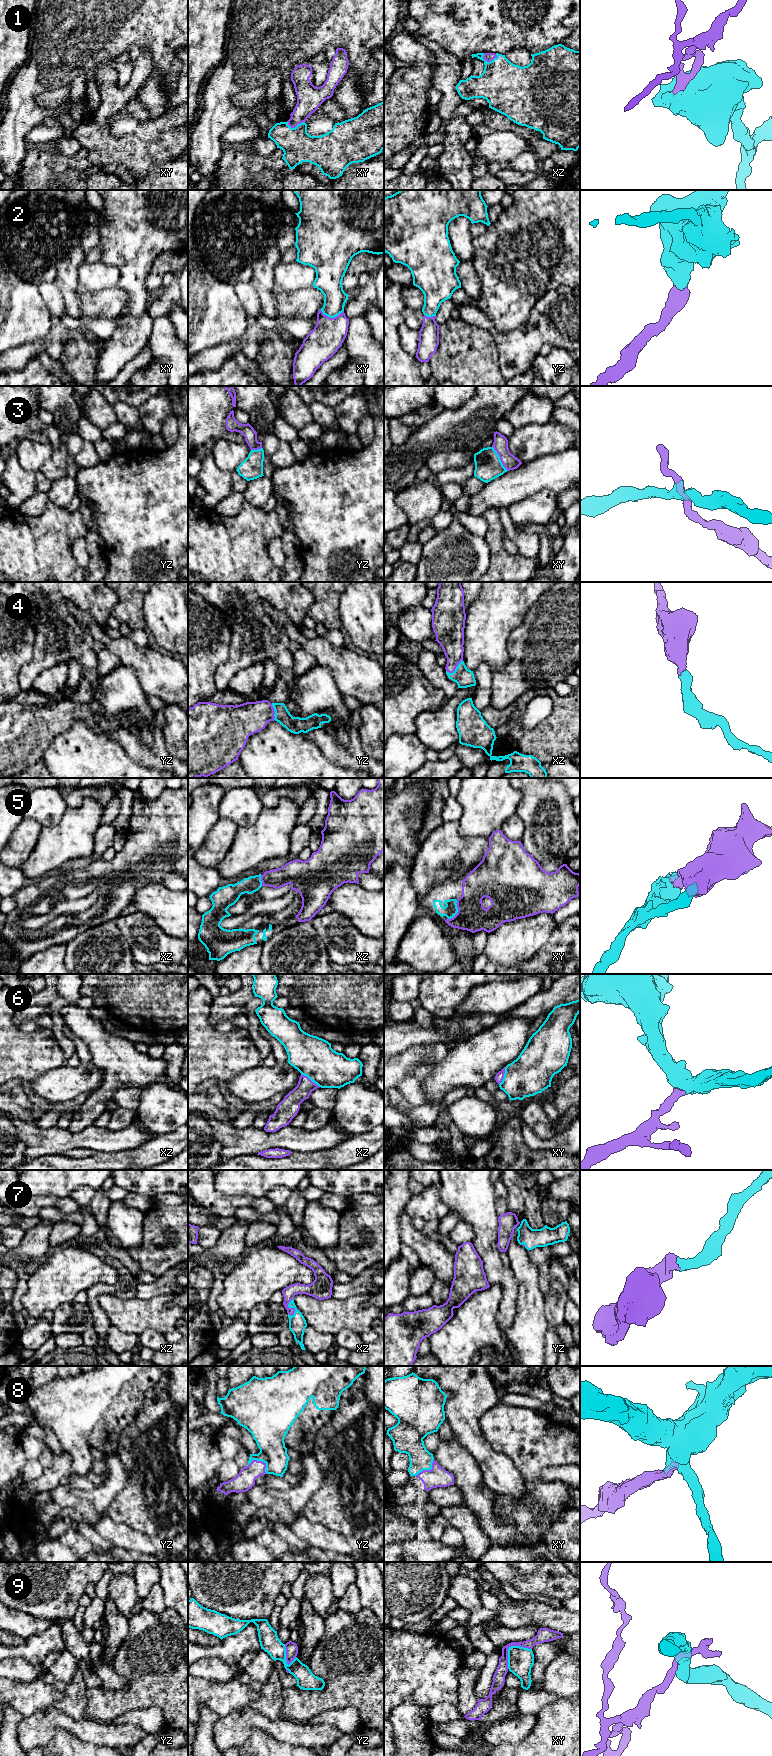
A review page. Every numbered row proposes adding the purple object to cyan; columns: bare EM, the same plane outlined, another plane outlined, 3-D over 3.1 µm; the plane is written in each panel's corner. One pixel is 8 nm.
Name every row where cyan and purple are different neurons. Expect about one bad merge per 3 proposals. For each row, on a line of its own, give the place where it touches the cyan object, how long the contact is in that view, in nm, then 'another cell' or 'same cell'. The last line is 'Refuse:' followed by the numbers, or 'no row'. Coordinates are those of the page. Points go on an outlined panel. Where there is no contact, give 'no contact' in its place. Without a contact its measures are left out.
1: contact xz (490, 61); length 130 nm; same cell
2: contact xy (332, 317); length 190 nm; same cell
3: contact xy (499, 458); length 240 nm; another cell
4: contact xz (455, 669); length 160 nm; same cell
5: contact xy (457, 911); length 180 nm; same cell
6: contact xz (310, 1079); length 180 nm; same cell
7: contact xz (291, 1307); length 150 nm; same cell
8: contact yz (261, 1460); length 170 nm; same cell
9: contact xy (510, 1647); length 260 nm; another cell
Refuse: 3, 9

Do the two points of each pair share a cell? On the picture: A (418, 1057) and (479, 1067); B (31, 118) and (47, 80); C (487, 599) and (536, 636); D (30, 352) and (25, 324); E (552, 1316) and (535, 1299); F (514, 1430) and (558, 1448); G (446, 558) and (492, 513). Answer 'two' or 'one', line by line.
A: two
B: one
C: two
D: two
E: two
F: one
G: two

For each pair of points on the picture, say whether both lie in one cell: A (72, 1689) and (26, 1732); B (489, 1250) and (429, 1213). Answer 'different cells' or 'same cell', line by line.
A: different cells
B: different cells

